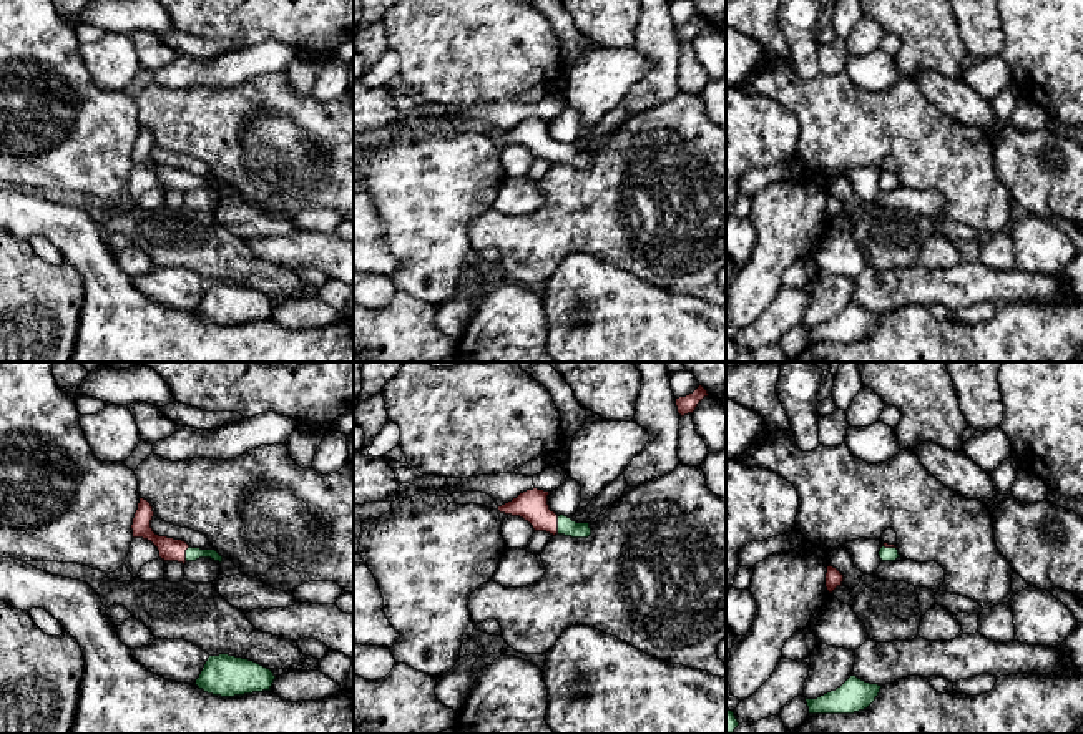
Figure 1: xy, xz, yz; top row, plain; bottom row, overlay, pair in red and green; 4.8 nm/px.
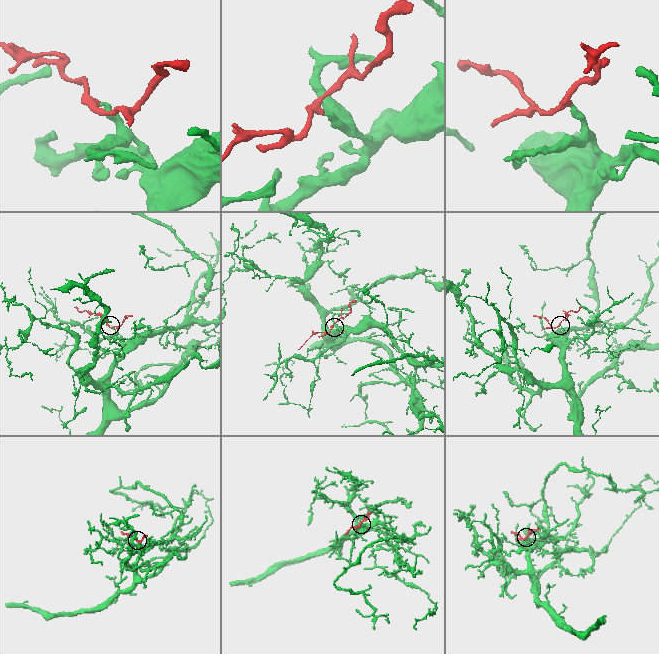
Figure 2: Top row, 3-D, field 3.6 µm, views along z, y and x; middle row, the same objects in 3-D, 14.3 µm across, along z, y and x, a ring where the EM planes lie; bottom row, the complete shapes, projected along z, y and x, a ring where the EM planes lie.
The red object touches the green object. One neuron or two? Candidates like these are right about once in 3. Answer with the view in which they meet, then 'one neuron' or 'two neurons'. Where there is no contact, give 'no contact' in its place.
meets red in xz; one neuron

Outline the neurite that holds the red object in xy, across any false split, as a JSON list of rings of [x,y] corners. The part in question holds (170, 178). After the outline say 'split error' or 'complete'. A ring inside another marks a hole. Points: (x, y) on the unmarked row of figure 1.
[[[140,126],[138,138],[133,146],[133,166],[143,166],[151,169],[158,179],[159,186],[164,189],[196,189],[199,186],[211,186],[214,189],[223,189],[223,184],[216,178],[191,176],[183,168],[174,168],[168,164],[159,164],[151,156],[151,148],[154,144],[153,135],[148,128]]] | split error

